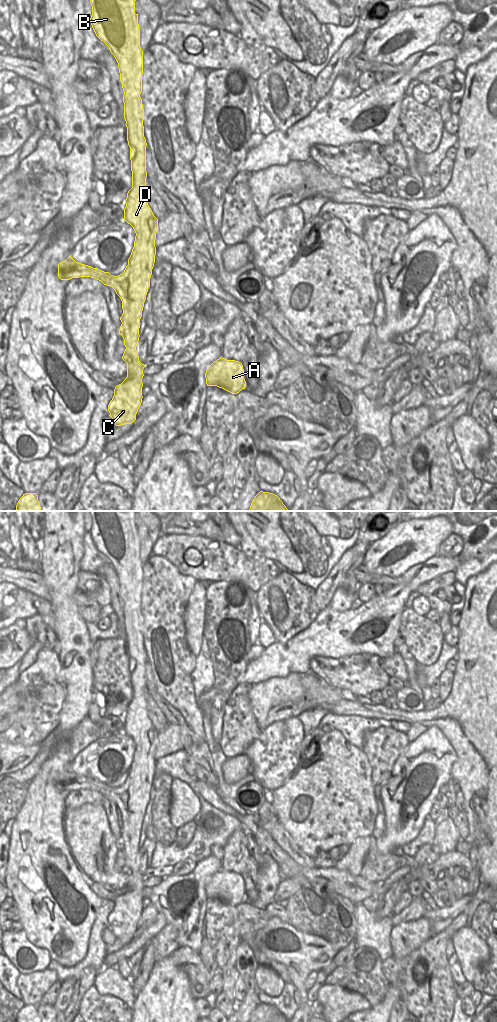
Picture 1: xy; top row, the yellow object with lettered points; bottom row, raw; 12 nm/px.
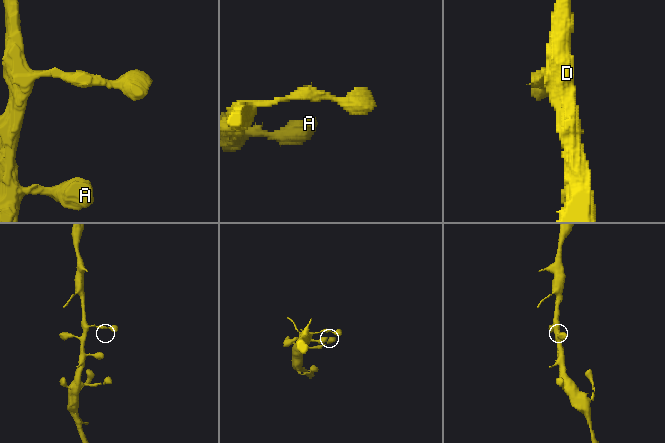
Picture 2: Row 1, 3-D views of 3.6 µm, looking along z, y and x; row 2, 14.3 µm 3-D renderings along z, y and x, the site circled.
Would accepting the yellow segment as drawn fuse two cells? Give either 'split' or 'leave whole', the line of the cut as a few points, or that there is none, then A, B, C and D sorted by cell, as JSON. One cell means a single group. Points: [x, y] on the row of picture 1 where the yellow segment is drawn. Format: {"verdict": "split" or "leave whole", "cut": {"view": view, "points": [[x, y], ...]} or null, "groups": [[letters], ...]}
{"verdict": "leave whole", "cut": null, "groups": [["A", "B", "C", "D"]]}

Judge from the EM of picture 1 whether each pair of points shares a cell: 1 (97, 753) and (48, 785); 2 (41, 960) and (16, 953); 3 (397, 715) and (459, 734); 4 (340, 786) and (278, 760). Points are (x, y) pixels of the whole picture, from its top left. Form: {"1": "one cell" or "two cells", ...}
{"1": "two cells", "2": "one cell", "3": "one cell", "4": "two cells"}

